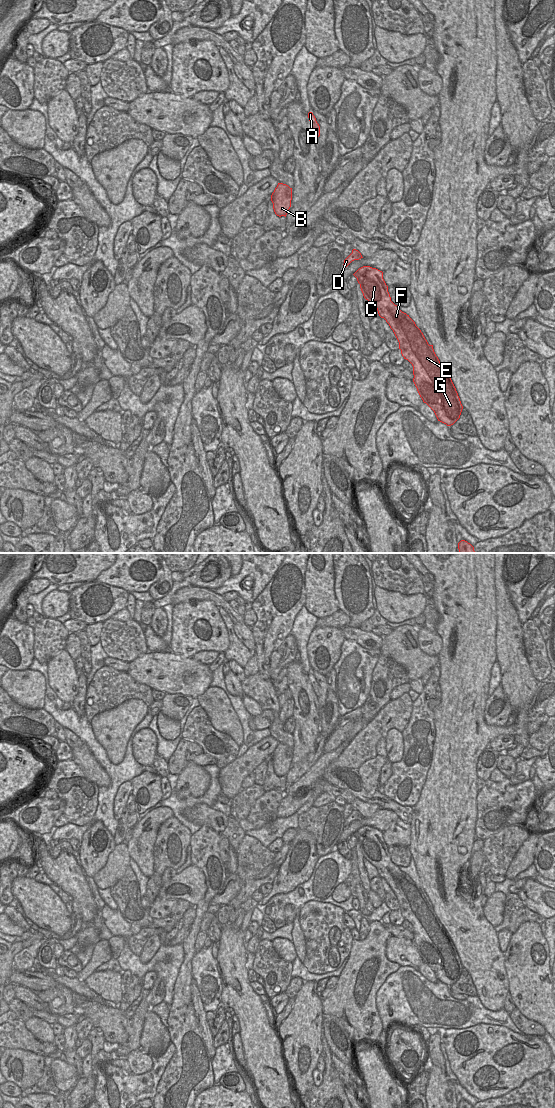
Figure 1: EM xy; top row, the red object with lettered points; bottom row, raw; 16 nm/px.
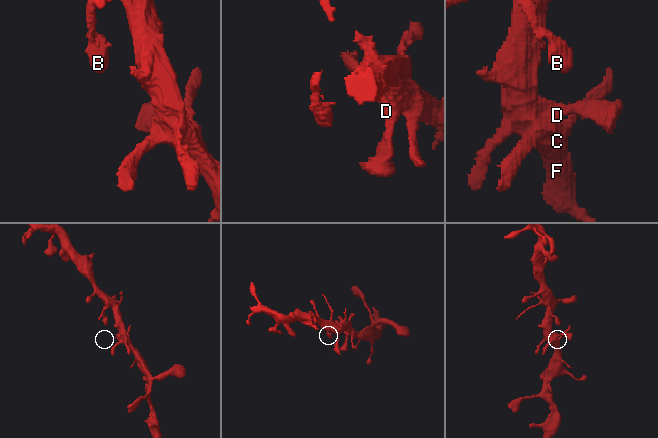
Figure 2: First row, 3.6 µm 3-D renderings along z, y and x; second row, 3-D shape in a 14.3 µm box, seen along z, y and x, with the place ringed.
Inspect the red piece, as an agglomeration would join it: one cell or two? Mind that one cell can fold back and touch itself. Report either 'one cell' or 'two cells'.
one cell

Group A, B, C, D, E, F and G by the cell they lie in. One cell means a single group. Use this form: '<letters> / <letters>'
A B C D E F G

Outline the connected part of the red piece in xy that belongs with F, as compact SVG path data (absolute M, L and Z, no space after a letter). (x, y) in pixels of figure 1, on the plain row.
M370 826L354 834L366 860L377 868L393 890L404 919L413 926L413 942L417 951L435 973L438 981L453 985L463 969L456 948L415 882L391 861L383 832Z

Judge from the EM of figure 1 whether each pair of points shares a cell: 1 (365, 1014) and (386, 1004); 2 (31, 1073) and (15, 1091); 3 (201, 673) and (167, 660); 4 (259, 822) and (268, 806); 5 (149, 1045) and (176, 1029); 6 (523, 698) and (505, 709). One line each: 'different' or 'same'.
1: different
2: different
3: same
4: same
5: different
6: different

